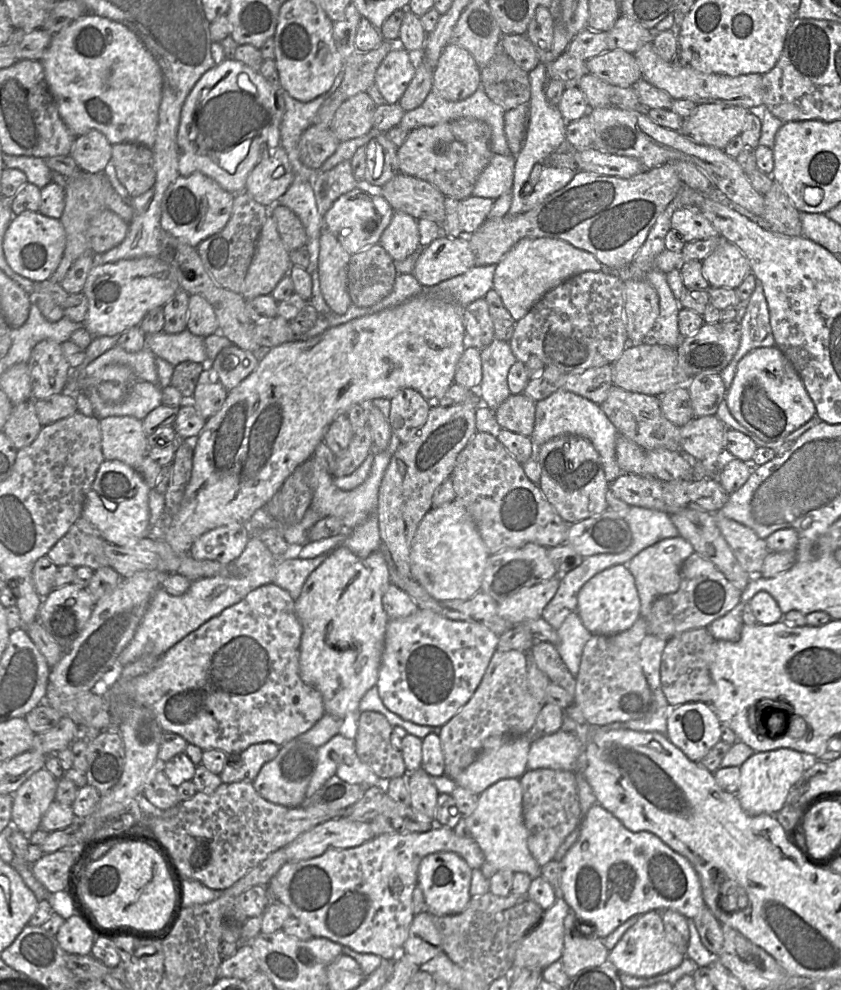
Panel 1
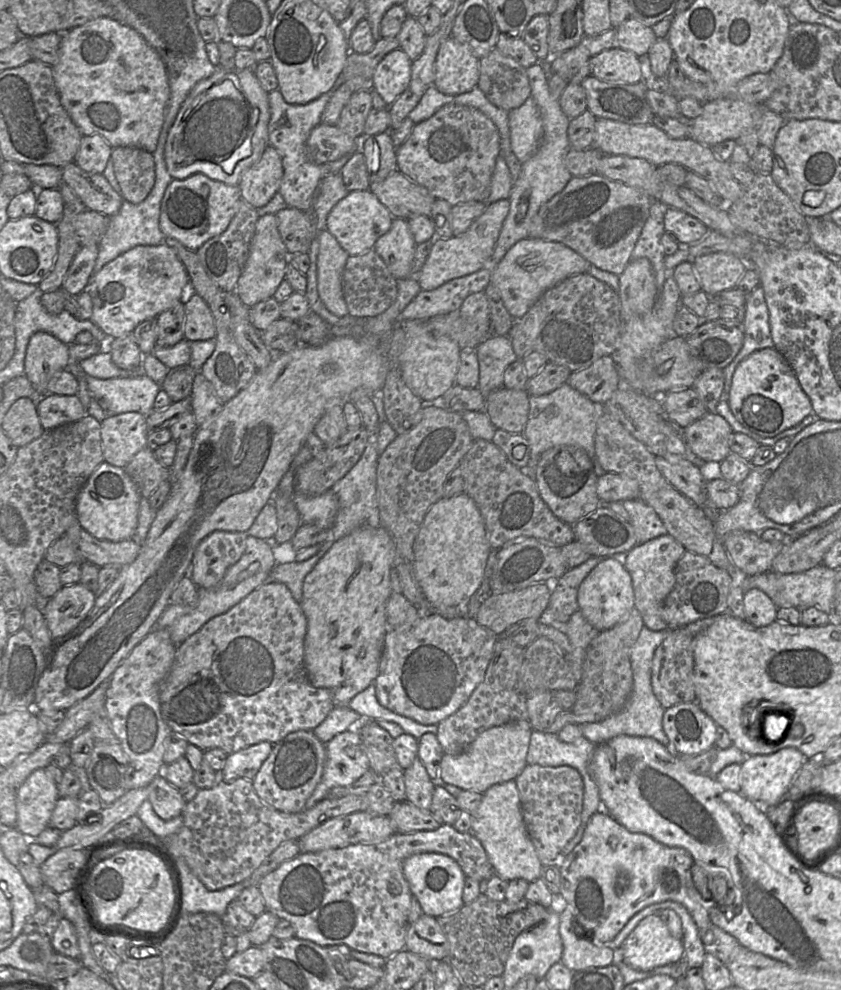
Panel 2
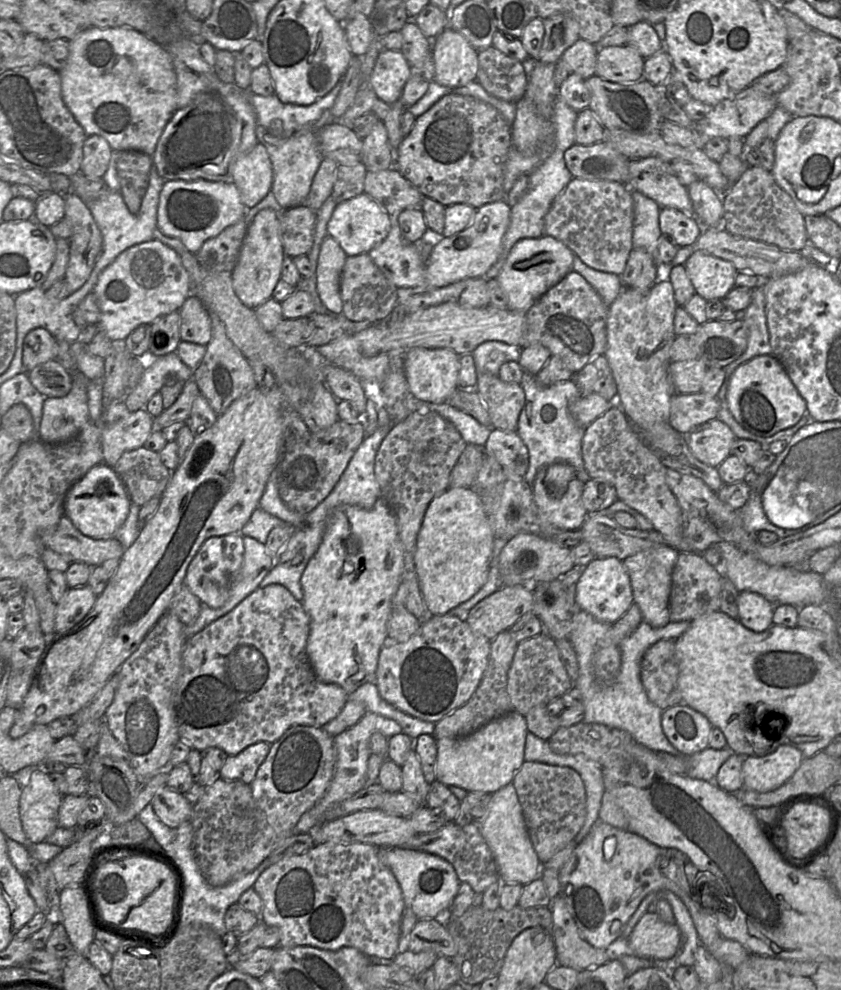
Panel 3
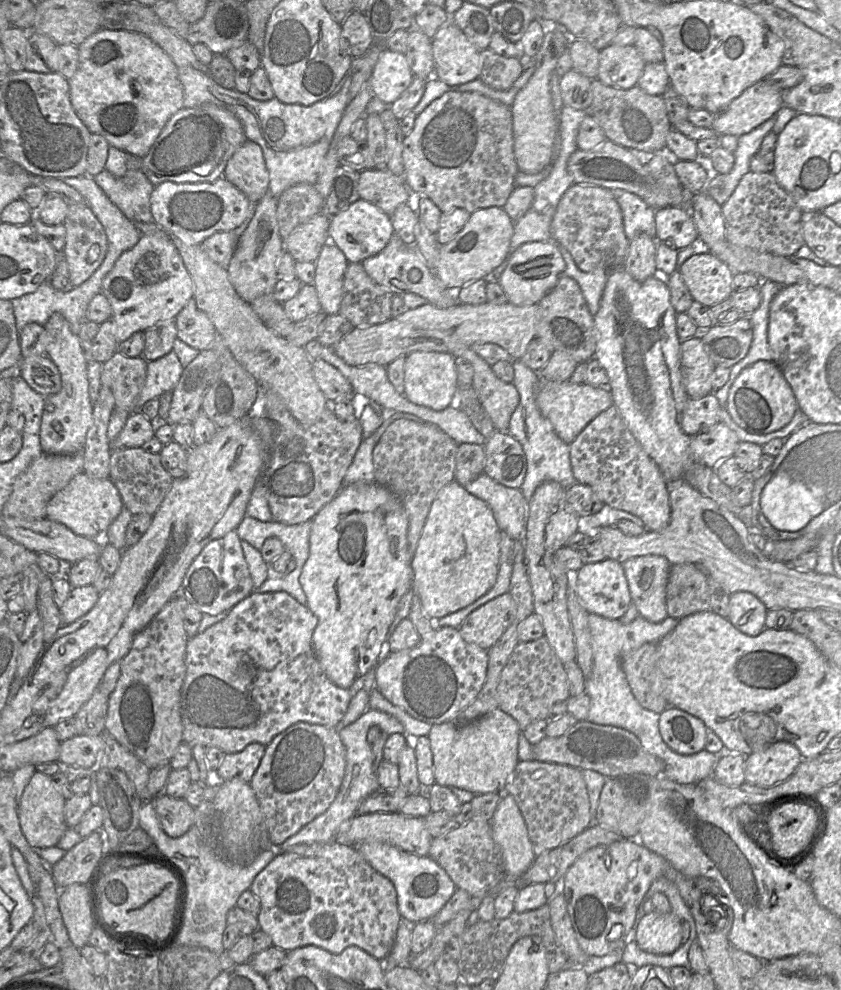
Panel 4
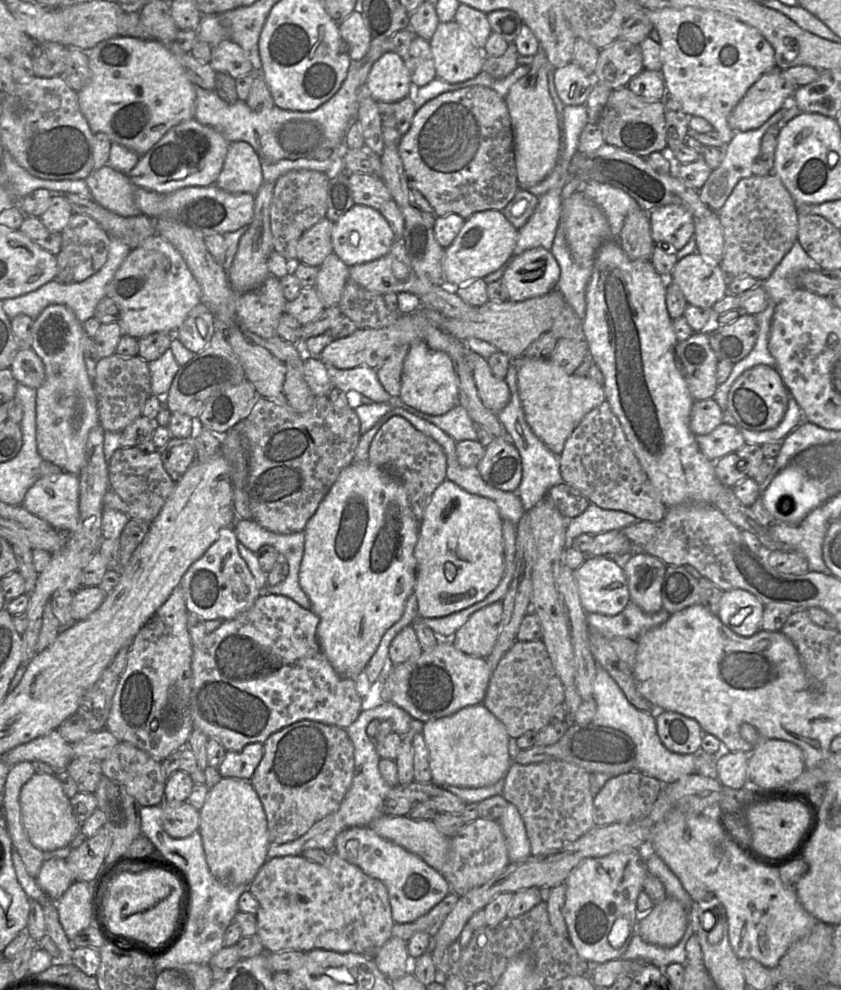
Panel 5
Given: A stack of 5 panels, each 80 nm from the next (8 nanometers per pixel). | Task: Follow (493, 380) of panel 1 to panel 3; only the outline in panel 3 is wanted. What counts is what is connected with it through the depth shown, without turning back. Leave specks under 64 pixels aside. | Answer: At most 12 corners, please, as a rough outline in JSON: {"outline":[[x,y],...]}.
{"outline":[[486,341],[472,352],[476,374],[498,376],[518,362],[519,346]]}

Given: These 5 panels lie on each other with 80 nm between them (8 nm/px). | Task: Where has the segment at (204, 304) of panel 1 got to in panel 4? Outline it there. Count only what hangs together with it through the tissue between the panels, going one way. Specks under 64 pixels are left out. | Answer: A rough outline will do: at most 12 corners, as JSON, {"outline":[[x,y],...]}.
{"outline":[[191,298],[175,318],[177,338],[199,351],[216,329]]}

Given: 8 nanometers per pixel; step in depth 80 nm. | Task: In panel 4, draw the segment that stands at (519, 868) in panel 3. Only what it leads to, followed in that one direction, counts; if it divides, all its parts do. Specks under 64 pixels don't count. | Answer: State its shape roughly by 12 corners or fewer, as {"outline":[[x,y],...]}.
{"outline":[[512,795],[490,825],[504,874],[520,878],[536,856]]}

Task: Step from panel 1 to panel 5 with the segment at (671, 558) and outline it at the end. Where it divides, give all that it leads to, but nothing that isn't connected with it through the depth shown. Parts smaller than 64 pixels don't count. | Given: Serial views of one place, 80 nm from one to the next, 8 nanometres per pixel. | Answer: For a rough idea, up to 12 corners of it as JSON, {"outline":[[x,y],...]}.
{"outline":[[644,552],[623,560],[631,602],[663,609],[667,566]]}

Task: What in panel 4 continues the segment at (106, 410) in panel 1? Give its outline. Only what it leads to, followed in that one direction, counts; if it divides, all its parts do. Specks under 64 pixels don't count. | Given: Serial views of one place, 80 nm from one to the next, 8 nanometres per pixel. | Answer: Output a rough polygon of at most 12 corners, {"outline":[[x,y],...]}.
{"outline":[[173,349],[148,361],[141,409],[173,391],[184,367]]}

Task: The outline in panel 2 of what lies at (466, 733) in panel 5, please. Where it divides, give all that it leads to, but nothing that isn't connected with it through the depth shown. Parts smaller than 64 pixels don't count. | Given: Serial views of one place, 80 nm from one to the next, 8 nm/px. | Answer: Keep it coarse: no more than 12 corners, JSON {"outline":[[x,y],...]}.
{"outline":[[525,720],[443,754],[438,779],[484,793],[527,766]]}

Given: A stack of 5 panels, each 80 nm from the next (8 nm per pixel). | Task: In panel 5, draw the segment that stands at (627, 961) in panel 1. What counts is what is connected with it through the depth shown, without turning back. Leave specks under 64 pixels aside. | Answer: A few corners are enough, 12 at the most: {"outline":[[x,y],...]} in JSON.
{"outline":[[667,896],[641,915],[638,933],[672,947],[685,934],[688,914]]}

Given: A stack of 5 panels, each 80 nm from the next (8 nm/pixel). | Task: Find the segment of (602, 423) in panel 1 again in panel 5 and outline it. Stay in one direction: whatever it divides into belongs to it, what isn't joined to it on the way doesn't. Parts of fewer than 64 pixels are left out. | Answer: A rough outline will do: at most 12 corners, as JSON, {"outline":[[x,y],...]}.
{"outline":[[510,363],[511,398],[497,418],[519,451],[517,495],[529,511],[564,482],[560,455],[527,423]]}

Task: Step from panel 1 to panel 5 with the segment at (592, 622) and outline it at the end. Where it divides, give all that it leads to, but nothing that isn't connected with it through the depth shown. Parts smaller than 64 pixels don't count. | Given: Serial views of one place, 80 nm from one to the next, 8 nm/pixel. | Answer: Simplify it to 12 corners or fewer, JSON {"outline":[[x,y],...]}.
{"outline":[[586,557],[574,577],[586,613],[631,601],[620,561]]}

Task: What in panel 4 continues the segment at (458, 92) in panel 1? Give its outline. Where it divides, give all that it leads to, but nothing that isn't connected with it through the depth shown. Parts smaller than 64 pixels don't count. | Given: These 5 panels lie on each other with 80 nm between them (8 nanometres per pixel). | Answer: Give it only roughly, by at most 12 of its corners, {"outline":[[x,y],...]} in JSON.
{"outline":[[451,21],[431,39],[434,77],[478,79],[480,51]]}

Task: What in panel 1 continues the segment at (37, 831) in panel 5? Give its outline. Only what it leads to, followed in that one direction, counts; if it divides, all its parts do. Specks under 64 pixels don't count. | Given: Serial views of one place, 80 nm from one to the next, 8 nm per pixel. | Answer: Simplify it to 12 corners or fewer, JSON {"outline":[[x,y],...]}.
{"outline":[[45,768],[13,794],[11,824],[30,836],[54,802]]}

